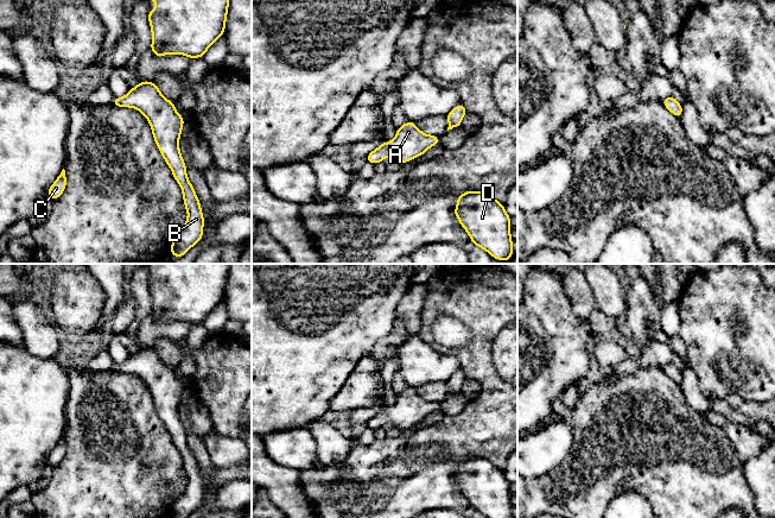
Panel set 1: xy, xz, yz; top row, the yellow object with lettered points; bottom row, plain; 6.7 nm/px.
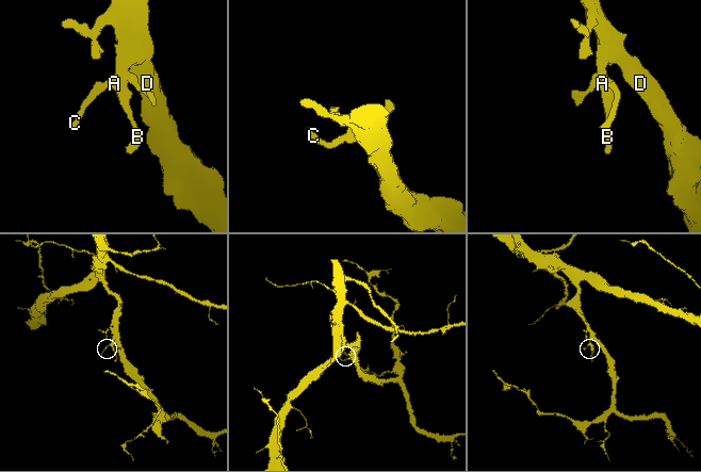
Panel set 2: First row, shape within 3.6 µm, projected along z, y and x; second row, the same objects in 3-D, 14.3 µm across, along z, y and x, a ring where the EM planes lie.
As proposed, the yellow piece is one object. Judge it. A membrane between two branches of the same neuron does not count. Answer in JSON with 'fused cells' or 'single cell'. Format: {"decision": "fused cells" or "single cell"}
{"decision": "single cell"}

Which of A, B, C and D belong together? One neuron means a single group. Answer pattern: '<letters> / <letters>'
A B C D

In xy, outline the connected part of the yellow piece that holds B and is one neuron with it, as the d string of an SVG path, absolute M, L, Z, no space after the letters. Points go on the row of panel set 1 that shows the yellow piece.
M154 81L139 82L123 97L115 97L112 105L135 108L146 116L155 144L182 188L188 220L184 227L173 235L170 249L170 254L182 258L201 241L204 226L201 202L186 176L186 166L178 145L184 116L176 112L173 102L161 95Z

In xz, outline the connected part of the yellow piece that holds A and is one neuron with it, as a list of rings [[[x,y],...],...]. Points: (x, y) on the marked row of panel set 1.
[[[408,121],[396,130],[396,135],[392,141],[382,143],[366,157],[366,160],[375,165],[390,156],[404,164],[424,156],[426,150],[437,144],[439,144],[439,137],[425,134],[414,122]]]

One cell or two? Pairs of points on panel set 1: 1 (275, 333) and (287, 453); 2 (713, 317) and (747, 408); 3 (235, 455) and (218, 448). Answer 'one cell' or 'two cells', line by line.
1: two cells
2: two cells
3: one cell

